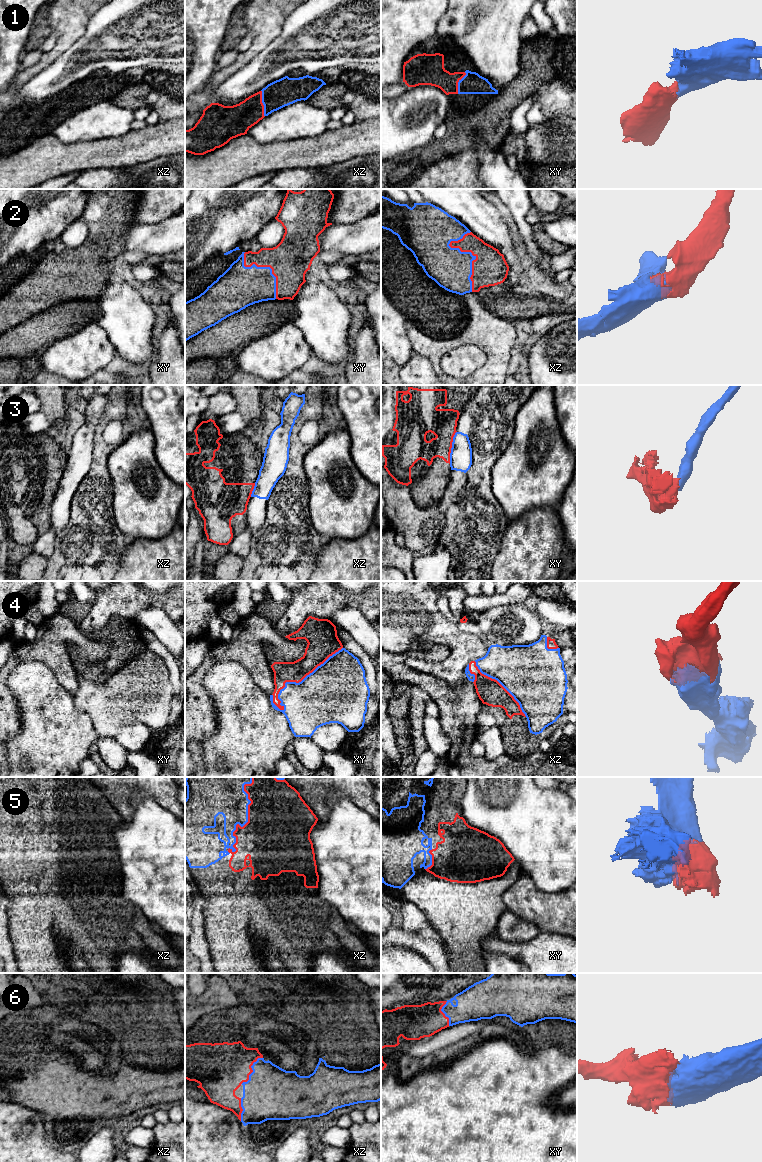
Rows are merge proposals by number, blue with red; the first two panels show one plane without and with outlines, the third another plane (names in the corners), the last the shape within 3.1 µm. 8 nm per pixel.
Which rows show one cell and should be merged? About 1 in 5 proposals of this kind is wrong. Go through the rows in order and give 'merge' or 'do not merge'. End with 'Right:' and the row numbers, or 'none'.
1: merge
2: merge
3: do not merge
4: merge
5: merge
6: merge
Right: 1, 2, 4, 5, 6

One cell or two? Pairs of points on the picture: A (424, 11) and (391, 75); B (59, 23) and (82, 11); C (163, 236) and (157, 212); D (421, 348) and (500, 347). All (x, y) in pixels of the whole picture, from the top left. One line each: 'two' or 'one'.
A: one
B: one
C: two
D: one

